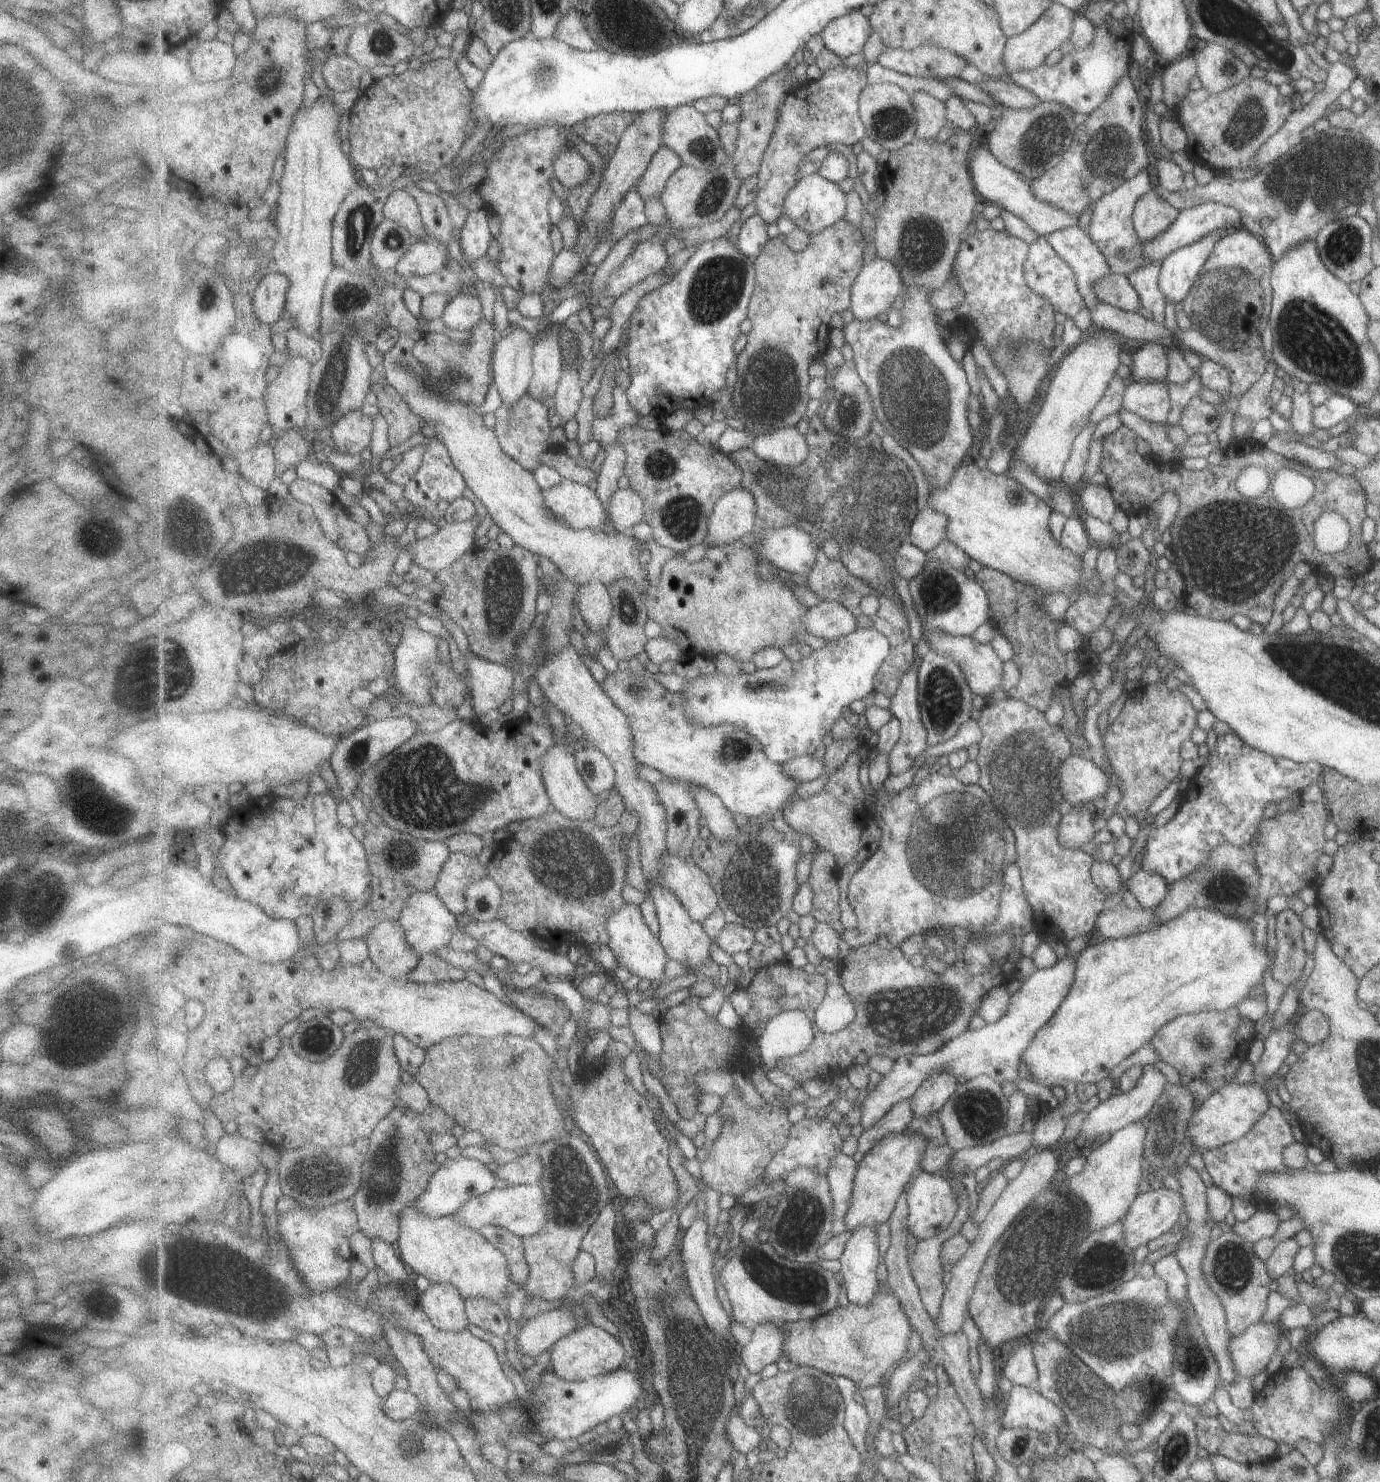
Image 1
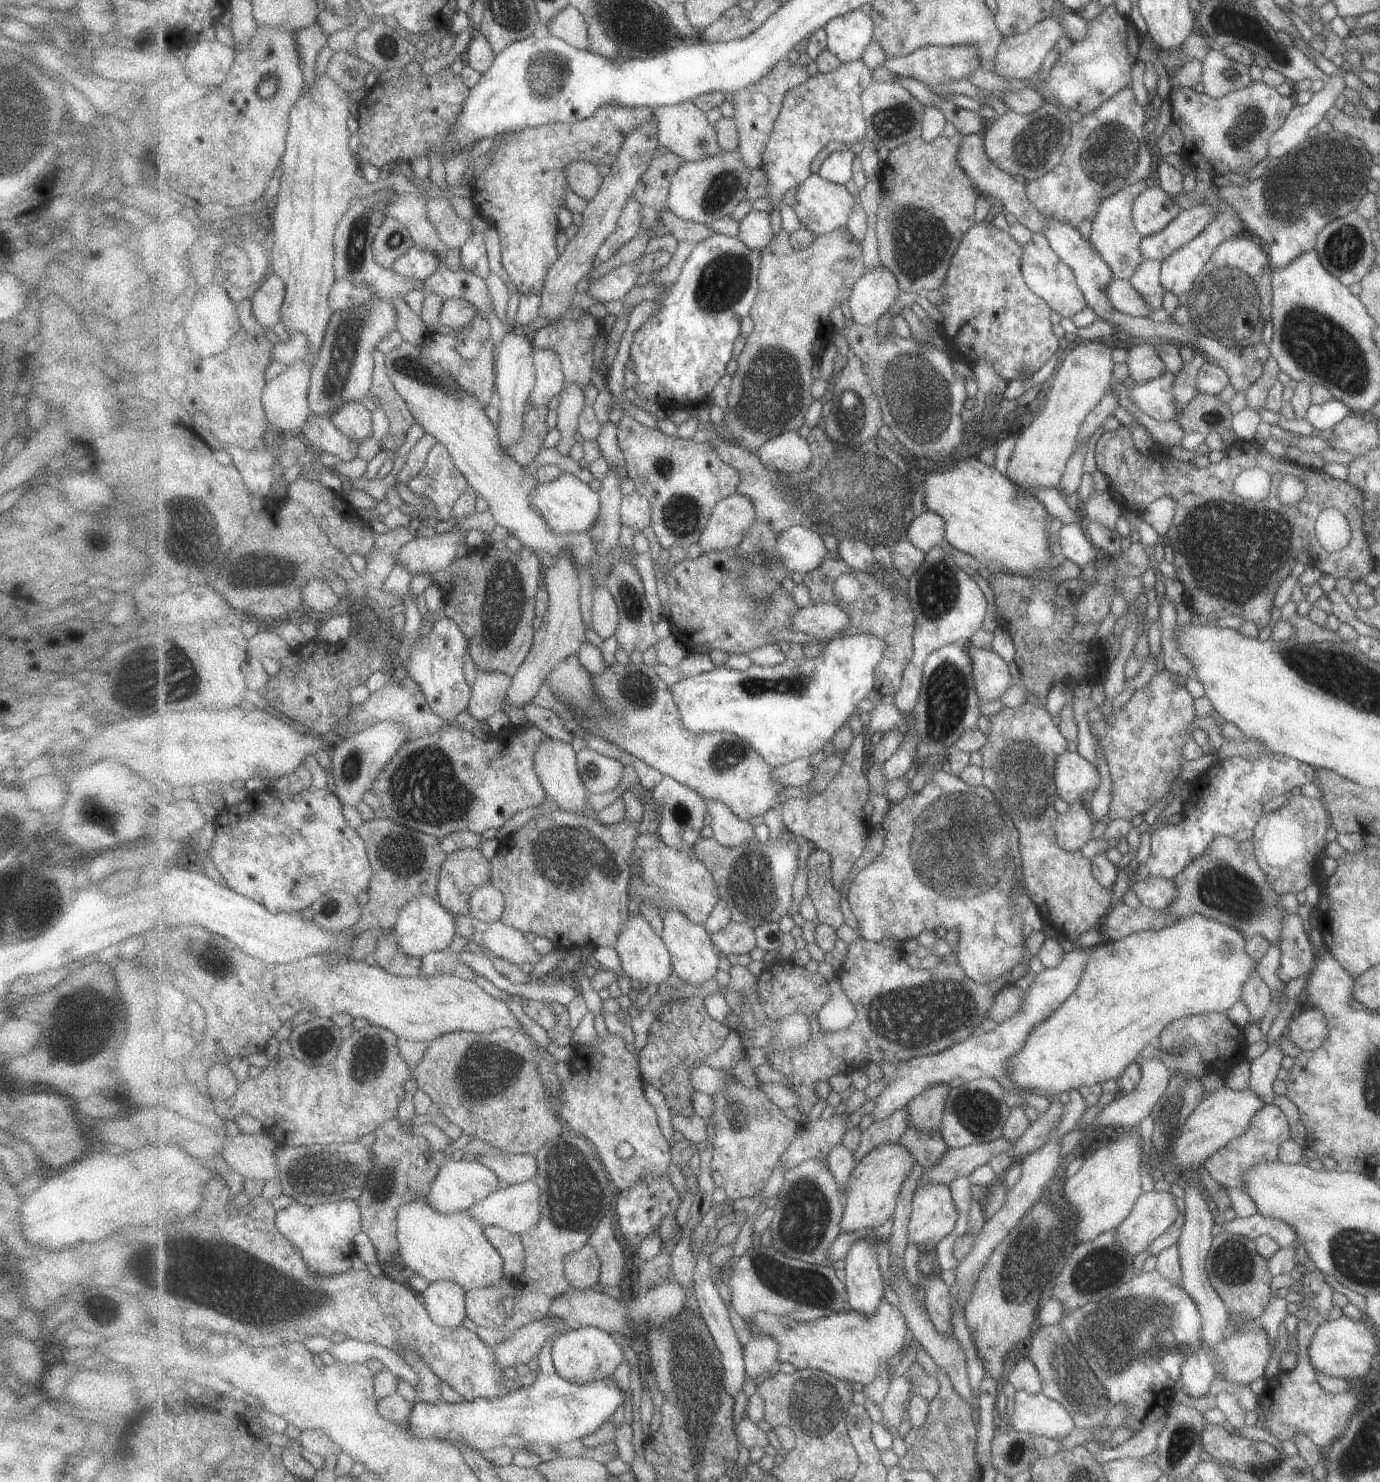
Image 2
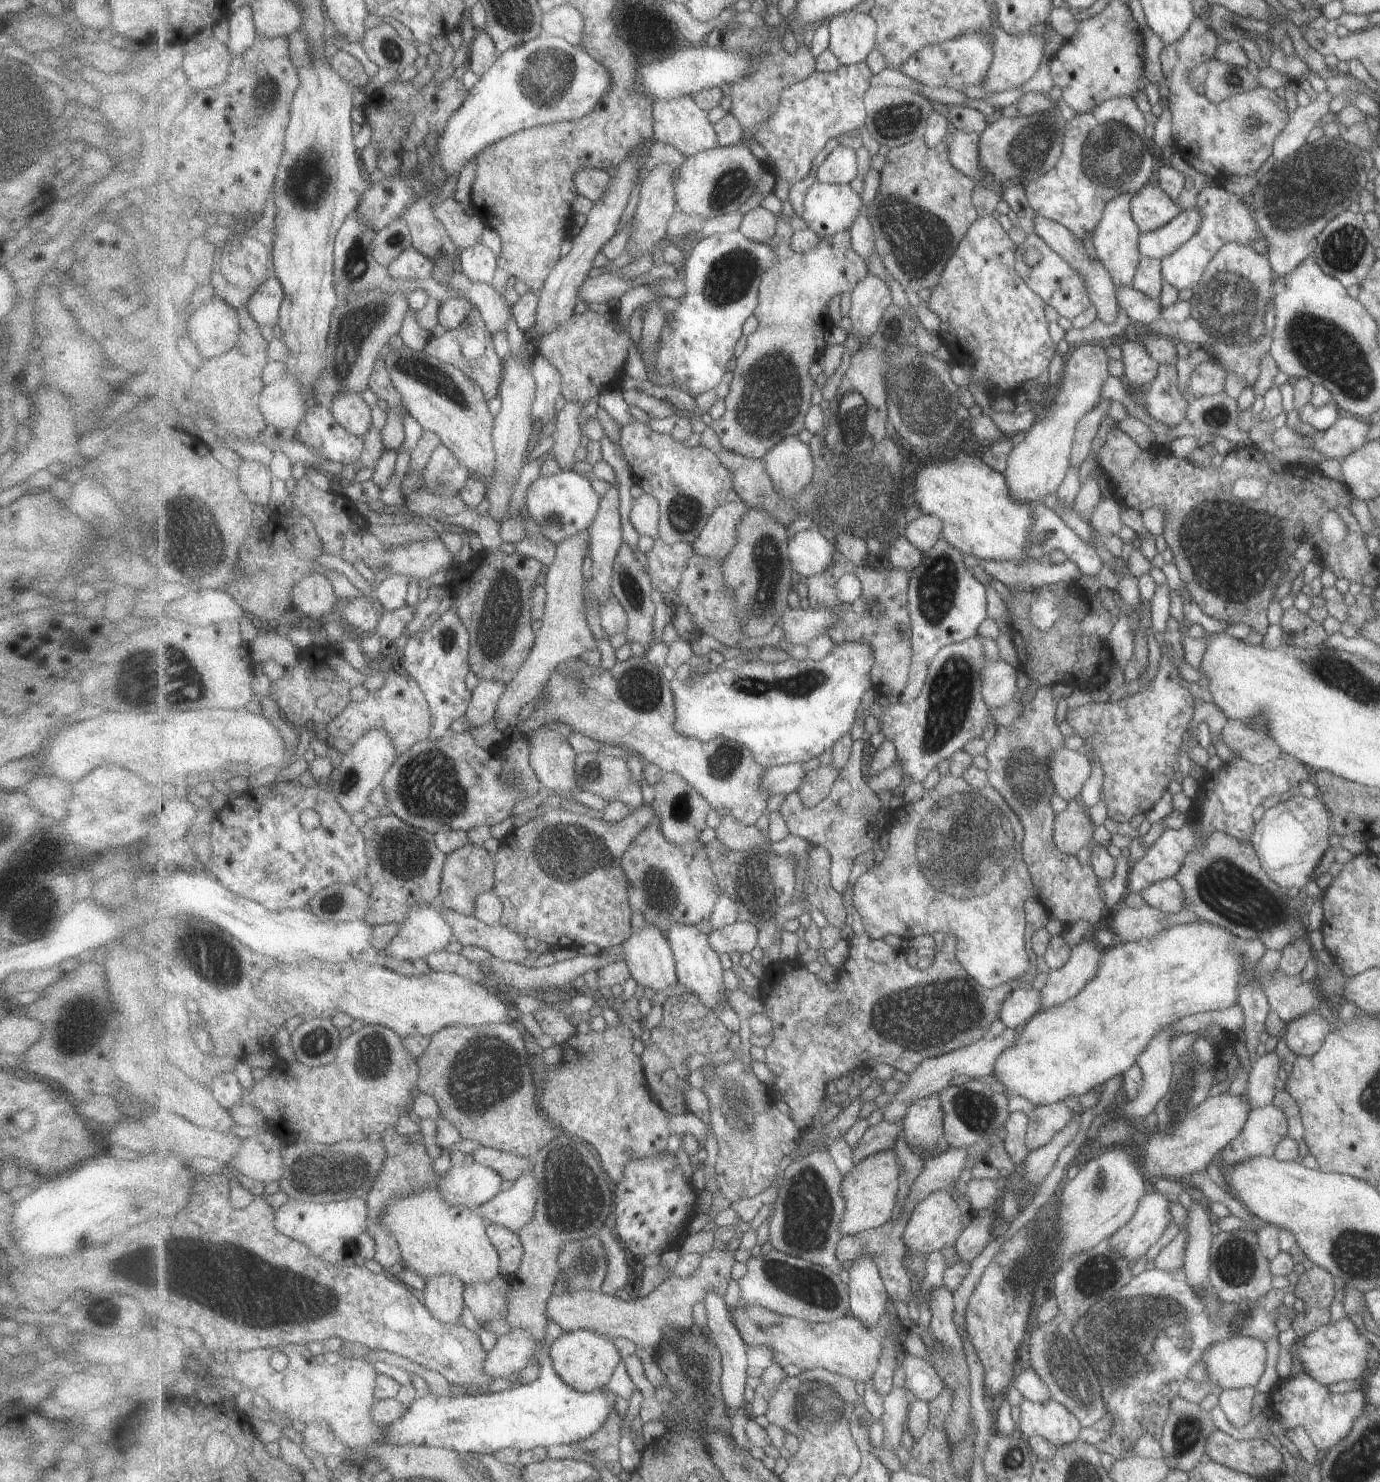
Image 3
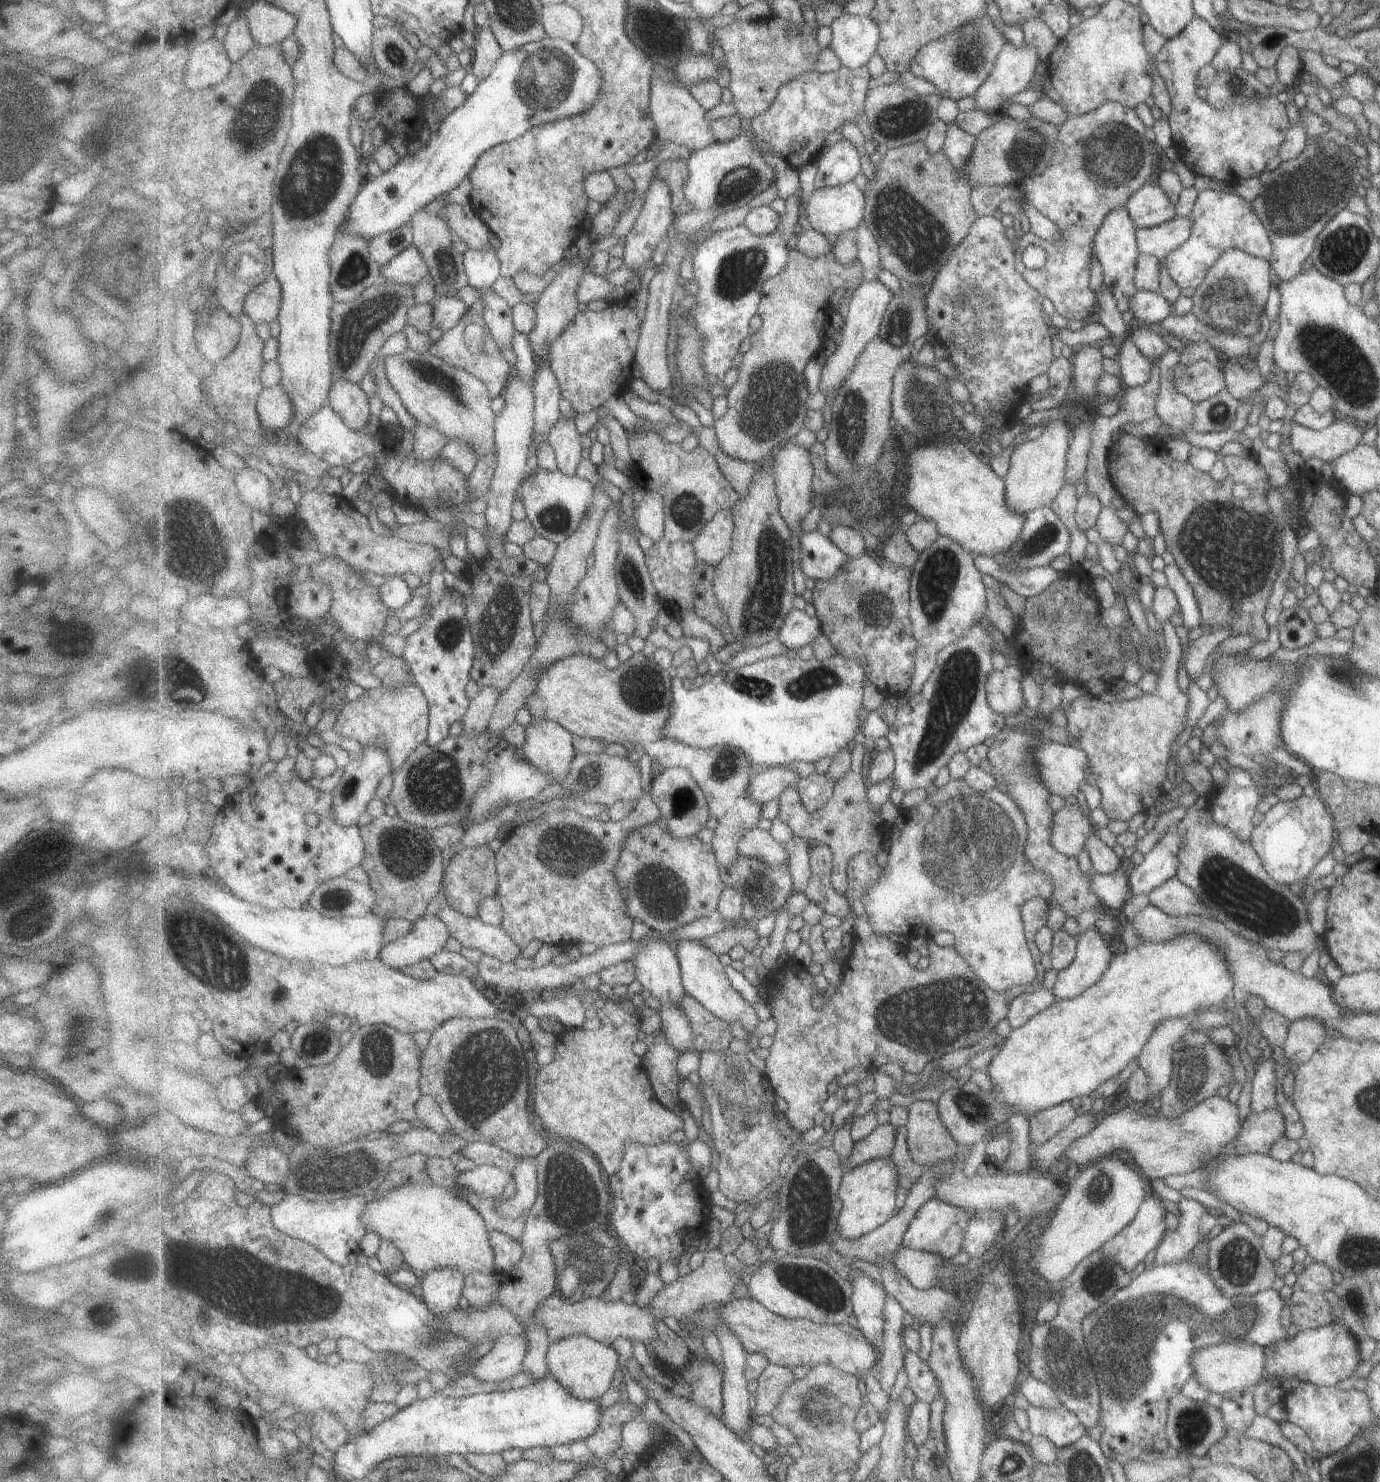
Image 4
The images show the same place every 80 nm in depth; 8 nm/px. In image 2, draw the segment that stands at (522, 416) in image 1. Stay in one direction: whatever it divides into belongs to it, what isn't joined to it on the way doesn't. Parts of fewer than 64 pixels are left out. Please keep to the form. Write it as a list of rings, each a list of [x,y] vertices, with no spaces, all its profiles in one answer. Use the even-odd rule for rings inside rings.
[[[529,402],[523,416],[525,422],[523,438],[506,449],[506,454],[516,459],[523,467],[535,462],[535,458],[543,450],[543,439],[550,431],[547,426],[547,412],[549,412],[547,406],[535,406]]]

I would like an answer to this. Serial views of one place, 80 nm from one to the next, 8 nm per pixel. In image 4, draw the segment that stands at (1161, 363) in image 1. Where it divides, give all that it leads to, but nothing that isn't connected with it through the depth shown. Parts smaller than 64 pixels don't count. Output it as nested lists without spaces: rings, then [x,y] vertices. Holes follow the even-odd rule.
[[[1129,338],[1122,342],[1113,359],[1119,365],[1118,376],[1123,388],[1131,388],[1147,382],[1152,362],[1134,347]]]

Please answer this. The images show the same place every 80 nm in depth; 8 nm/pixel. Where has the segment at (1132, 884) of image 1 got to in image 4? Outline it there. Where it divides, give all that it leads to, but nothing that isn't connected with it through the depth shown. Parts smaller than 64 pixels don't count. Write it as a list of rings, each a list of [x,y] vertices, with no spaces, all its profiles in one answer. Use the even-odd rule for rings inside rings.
[[[1174,876],[1150,890],[1147,894],[1149,904],[1172,917],[1204,914],[1204,906],[1199,897]]]

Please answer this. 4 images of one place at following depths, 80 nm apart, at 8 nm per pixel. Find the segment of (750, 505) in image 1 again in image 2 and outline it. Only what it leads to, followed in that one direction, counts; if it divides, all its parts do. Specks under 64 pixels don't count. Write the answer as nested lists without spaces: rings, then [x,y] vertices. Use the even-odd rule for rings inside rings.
[[[736,493],[713,510],[698,544],[703,552],[733,549],[742,544],[745,534],[755,525],[756,504],[751,498]]]

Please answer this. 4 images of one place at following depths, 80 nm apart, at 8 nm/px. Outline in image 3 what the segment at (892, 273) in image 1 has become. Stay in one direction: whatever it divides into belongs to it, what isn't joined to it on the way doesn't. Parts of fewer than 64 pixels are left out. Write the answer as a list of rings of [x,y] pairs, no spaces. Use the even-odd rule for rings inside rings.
[[[869,273],[851,292],[849,317],[852,323],[850,348],[861,339],[872,337],[880,328],[885,311],[894,302],[891,287],[879,276]]]

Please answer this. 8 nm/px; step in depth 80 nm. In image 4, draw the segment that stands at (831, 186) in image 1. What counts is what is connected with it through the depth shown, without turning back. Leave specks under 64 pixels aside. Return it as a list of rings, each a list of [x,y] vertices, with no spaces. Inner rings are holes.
[[[854,181],[816,189],[805,208],[810,226],[834,239],[865,222],[867,194]]]

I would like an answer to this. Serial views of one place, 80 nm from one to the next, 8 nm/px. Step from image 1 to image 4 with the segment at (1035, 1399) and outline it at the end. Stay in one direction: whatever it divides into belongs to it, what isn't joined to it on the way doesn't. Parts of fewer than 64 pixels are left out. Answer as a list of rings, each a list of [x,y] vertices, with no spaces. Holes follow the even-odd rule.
[[[1029,1404],[1026,1414],[1031,1434],[1046,1436],[1058,1449],[1071,1445],[1085,1433],[1080,1419],[1063,1406],[1046,1409]]]

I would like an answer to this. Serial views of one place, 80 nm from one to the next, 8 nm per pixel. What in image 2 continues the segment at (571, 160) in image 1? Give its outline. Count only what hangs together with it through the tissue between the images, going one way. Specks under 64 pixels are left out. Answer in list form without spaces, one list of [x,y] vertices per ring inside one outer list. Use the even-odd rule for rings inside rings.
[[[587,160],[569,162],[569,166],[565,166],[565,174],[568,175],[571,194],[576,194],[587,202],[597,196],[604,182],[603,174],[597,170],[597,166]]]

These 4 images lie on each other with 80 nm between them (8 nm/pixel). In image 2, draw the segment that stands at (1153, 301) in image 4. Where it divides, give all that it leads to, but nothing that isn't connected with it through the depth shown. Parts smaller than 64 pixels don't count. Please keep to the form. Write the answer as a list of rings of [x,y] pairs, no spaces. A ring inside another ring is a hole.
[[[1111,279],[1104,290],[1112,309],[1128,316],[1149,316],[1149,305],[1125,279]]]

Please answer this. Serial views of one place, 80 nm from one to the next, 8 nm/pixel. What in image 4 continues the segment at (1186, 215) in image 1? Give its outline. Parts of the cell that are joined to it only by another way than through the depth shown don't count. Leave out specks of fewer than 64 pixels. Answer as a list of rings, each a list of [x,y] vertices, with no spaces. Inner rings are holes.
[[[1173,217],[1160,225],[1136,229],[1135,246],[1139,255],[1151,255],[1160,261],[1189,236],[1190,218]]]

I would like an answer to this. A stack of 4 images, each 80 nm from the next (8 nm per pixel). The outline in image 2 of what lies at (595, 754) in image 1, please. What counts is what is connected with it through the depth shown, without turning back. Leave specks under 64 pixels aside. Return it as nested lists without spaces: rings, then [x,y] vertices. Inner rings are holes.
[[[585,747],[578,752],[578,768],[588,793],[609,793],[621,786],[623,762]]]

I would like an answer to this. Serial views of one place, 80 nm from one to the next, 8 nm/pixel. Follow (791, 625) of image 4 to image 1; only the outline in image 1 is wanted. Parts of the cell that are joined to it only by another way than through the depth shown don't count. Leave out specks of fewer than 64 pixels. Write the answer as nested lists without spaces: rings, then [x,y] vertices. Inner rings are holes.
[[[819,601],[805,614],[807,634],[822,637],[826,642],[850,634],[859,628],[857,616],[838,601]]]

